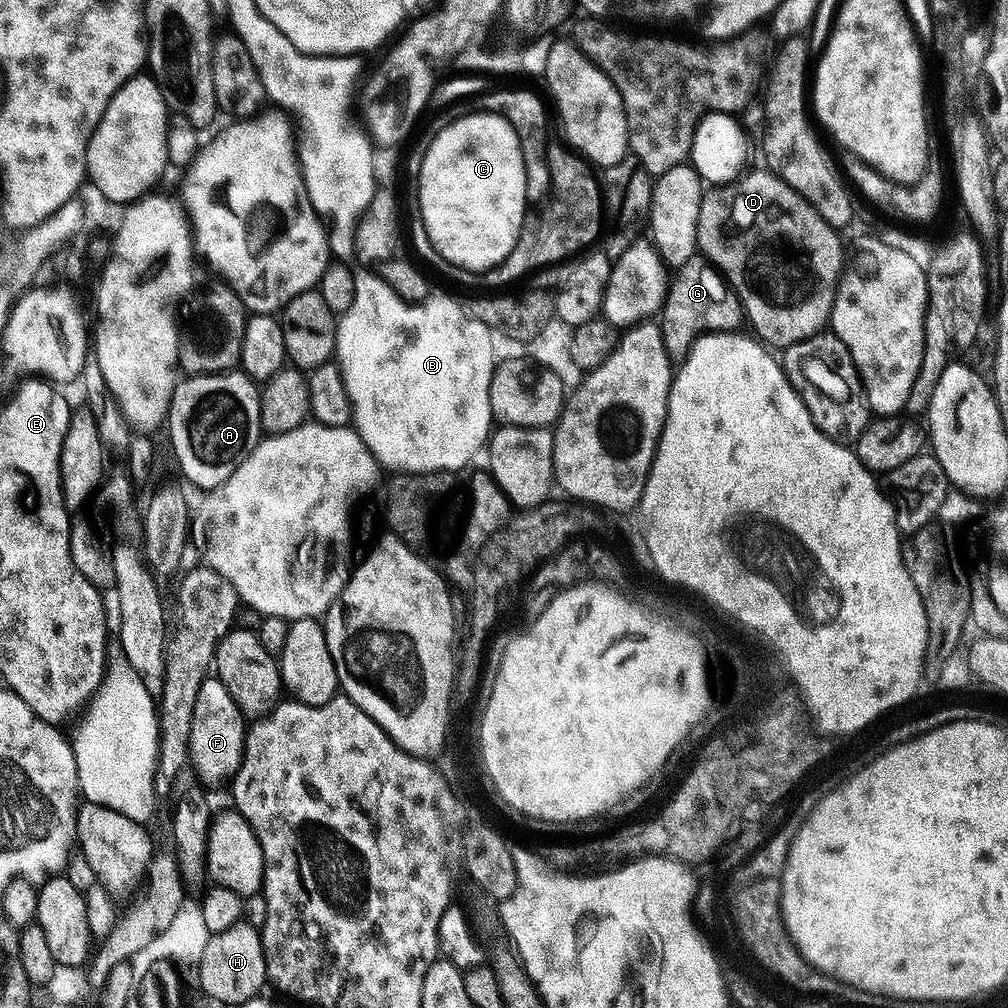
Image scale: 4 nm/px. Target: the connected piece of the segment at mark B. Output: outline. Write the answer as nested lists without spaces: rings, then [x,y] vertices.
[[[357,269],[353,276],[355,298],[350,310],[343,313],[337,321],[336,350],[334,353],[337,367],[343,374],[344,385],[353,406],[353,425],[362,438],[365,446],[371,450],[372,456],[381,467],[388,467],[392,472],[404,474],[446,474],[450,470],[464,467],[480,449],[487,443],[492,432],[494,417],[490,410],[490,382],[495,372],[496,359],[493,352],[492,330],[484,323],[478,322],[472,316],[461,310],[459,301],[446,294],[431,293],[421,302],[409,302],[394,294],[394,290],[385,280],[371,269]]]

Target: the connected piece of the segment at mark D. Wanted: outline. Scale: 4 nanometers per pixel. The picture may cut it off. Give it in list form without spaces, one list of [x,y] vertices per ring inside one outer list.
[[[761,170],[761,172],[745,171],[737,176],[731,184],[709,187],[700,197],[698,234],[696,235],[696,246],[699,255],[727,280],[728,287],[735,292],[736,297],[740,300],[743,319],[747,323],[748,320],[752,323],[753,330],[751,329],[751,331],[765,345],[771,346],[773,349],[777,348],[776,350],[789,348],[791,344],[802,342],[806,338],[815,336],[829,327],[832,319],[832,307],[836,305],[836,291],[840,287],[840,281],[846,272],[844,244],[840,241],[840,236],[841,233],[837,229],[832,228],[830,222],[826,222],[826,218],[822,218],[822,214],[818,214],[818,210],[814,210],[814,206],[810,206],[810,202],[806,202],[806,198],[802,198],[789,184],[782,182],[782,178],[778,178],[773,172],[767,170]]]

